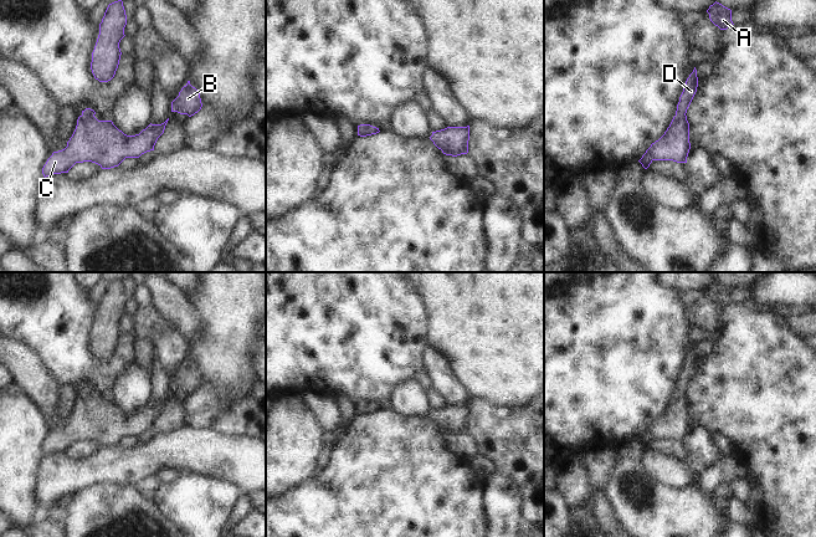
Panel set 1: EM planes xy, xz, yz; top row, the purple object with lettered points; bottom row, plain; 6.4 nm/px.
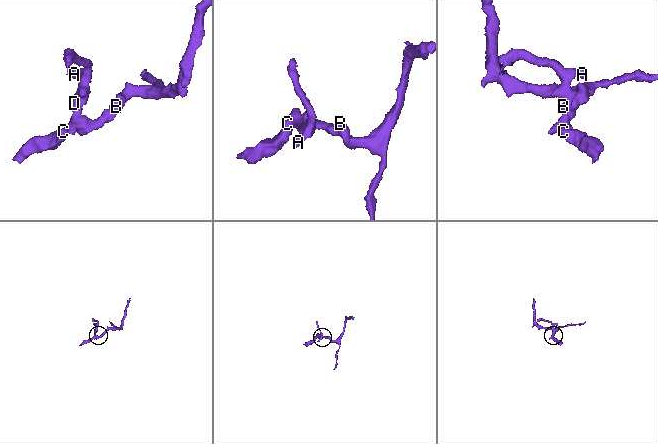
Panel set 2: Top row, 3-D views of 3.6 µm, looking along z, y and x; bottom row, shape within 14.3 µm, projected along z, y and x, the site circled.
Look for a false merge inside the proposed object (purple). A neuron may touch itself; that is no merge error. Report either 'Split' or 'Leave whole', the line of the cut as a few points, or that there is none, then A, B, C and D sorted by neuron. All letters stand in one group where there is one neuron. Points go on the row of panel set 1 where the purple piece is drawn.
Leave whole. No split. Groups: A B C D.

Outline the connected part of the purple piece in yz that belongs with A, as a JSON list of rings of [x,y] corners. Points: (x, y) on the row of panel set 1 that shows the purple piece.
[[[717,1],[709,6],[707,12],[709,14],[710,21],[720,30],[727,30],[734,25],[732,21],[732,10]]]

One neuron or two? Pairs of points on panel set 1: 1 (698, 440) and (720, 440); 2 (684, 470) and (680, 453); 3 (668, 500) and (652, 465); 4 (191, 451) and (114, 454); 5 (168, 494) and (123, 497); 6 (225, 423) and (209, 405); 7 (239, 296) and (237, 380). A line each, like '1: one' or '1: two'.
1: two
2: two
3: two
4: one
5: two
6: one
7: one

